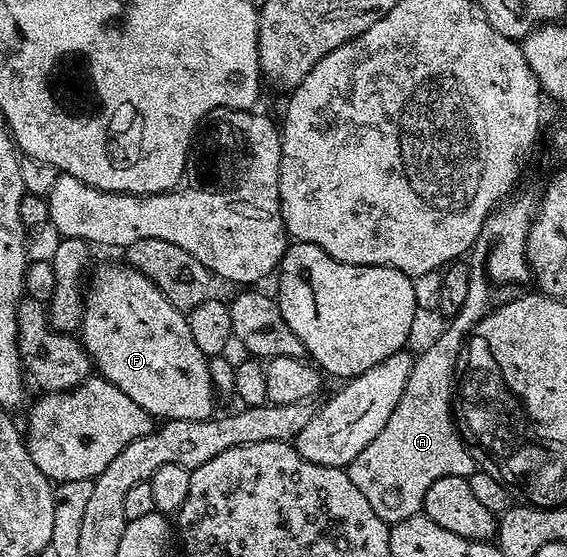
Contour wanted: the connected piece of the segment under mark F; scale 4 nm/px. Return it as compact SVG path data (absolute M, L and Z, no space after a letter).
M116 263L91 272L78 338L99 378L118 385L153 420L213 418L218 392L212 385L209 356L194 345L185 312L179 311L142 273Z

